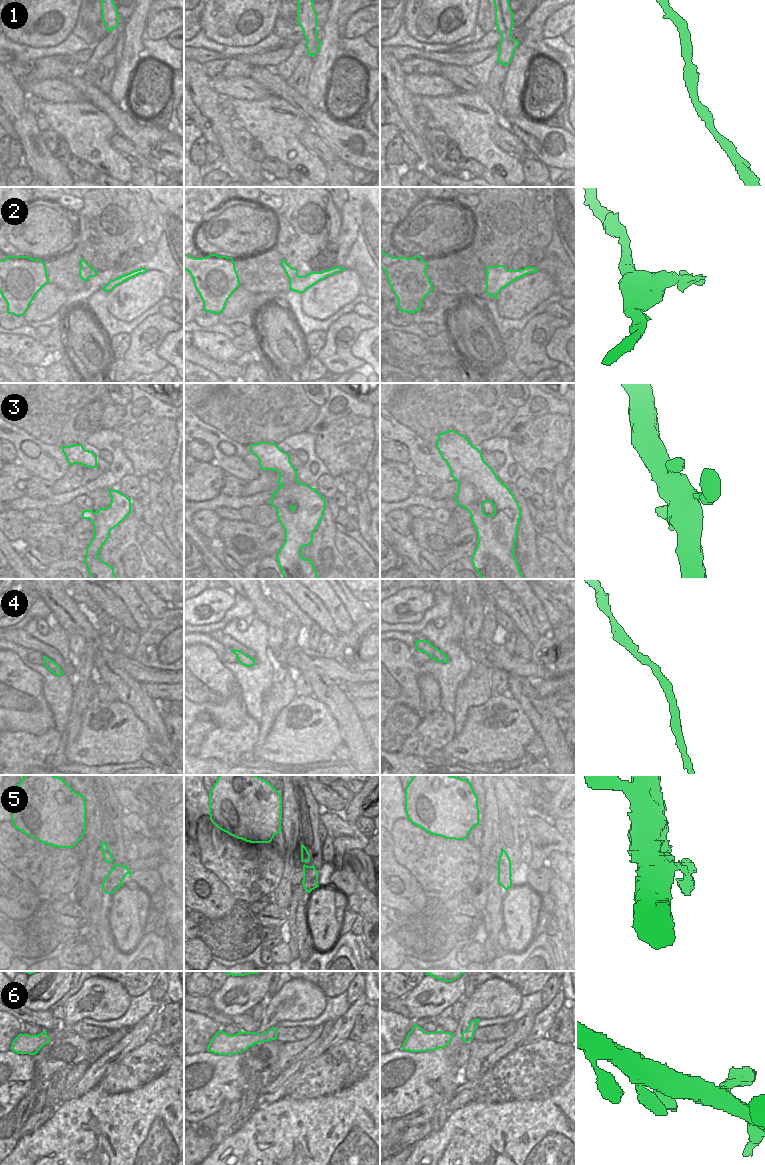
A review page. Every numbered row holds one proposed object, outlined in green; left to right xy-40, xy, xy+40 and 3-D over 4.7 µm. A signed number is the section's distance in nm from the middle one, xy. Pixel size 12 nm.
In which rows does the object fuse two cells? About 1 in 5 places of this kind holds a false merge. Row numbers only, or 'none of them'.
2

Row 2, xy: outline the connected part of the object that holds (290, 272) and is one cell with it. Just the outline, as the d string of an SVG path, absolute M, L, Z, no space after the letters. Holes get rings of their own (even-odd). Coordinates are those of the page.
M284 259L281 261L281 266L289 278L289 281L291 281L298 274L298 269L292 268Z

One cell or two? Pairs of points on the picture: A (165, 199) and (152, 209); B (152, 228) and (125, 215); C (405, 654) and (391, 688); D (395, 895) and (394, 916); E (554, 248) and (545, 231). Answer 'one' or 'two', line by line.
A: two
B: two
C: one
D: two
E: two

